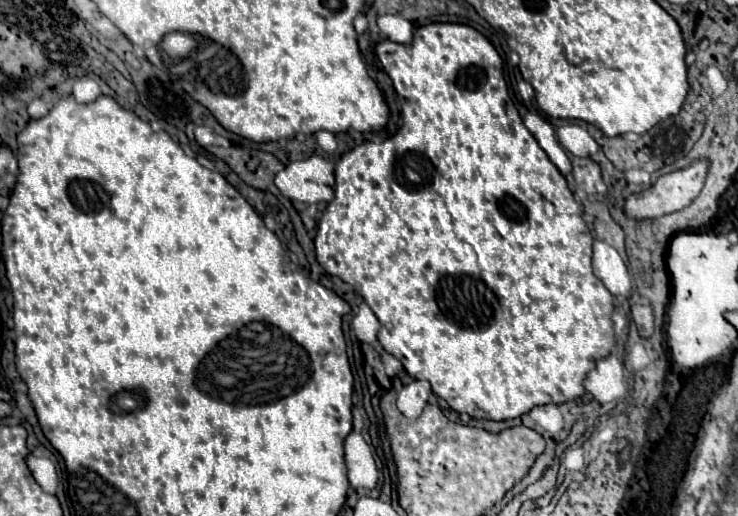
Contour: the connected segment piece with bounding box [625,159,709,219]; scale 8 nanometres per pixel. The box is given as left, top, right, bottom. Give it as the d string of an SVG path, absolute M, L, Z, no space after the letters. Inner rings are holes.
M699 159L699 161L693 161L691 165L687 165L683 169L661 175L647 193L633 193L627 197L625 213L629 217L635 217L635 219L657 219L665 213L673 213L673 211L679 211L681 207L687 207L699 195L703 183L705 183L707 171L709 171L709 161Z

